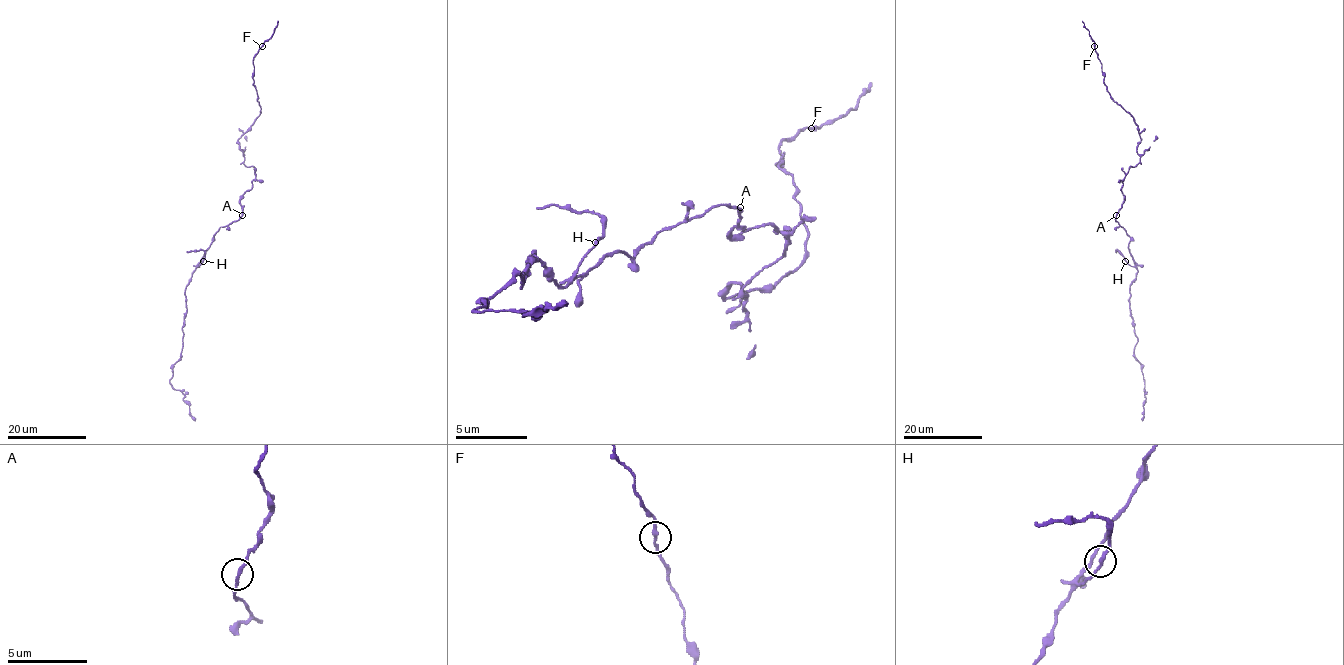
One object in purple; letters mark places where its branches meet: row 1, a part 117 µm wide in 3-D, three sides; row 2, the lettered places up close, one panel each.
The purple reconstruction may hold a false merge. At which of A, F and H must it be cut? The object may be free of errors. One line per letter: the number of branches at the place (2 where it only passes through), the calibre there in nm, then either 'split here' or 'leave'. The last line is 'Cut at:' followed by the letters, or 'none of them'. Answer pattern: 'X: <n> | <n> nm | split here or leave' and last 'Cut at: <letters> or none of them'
A: 2 | 200 nm | leave
F: 2 | 190 nm | leave
H: 2 | 190 nm | leave
Cut at: none of them

